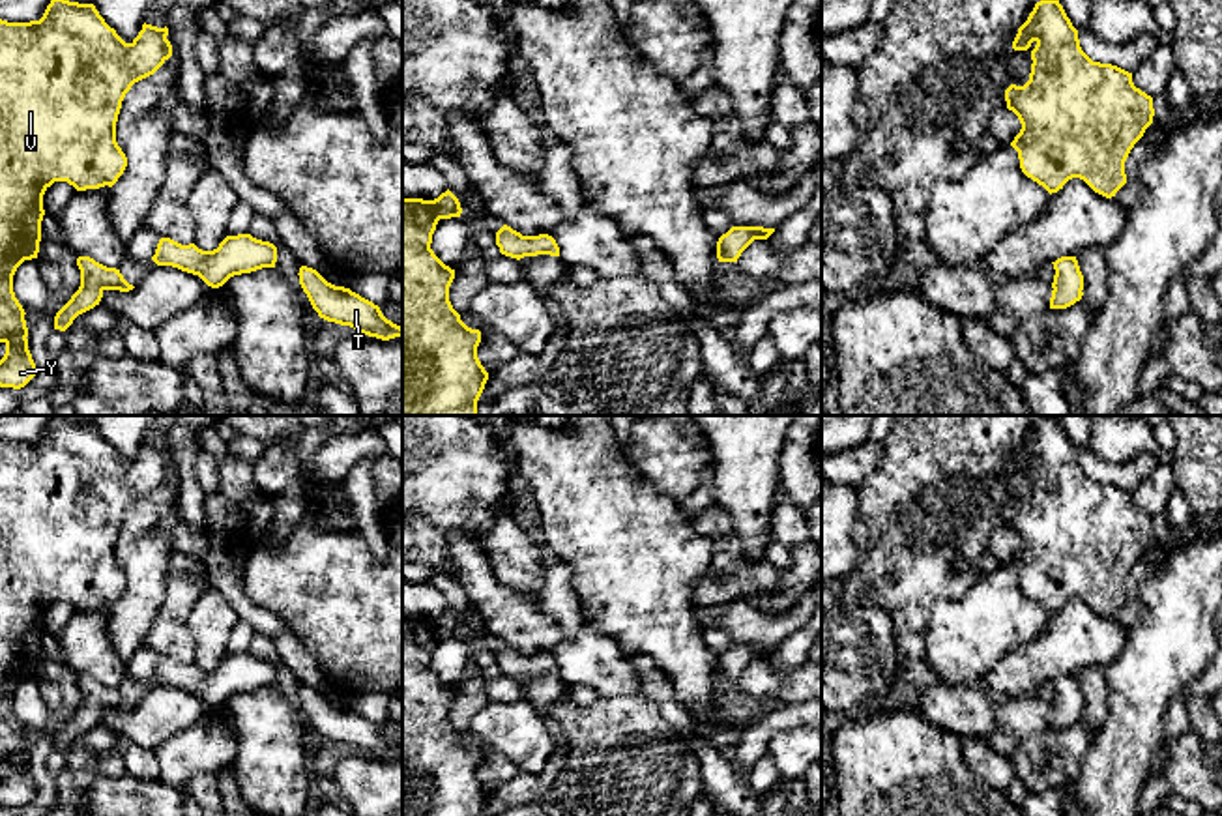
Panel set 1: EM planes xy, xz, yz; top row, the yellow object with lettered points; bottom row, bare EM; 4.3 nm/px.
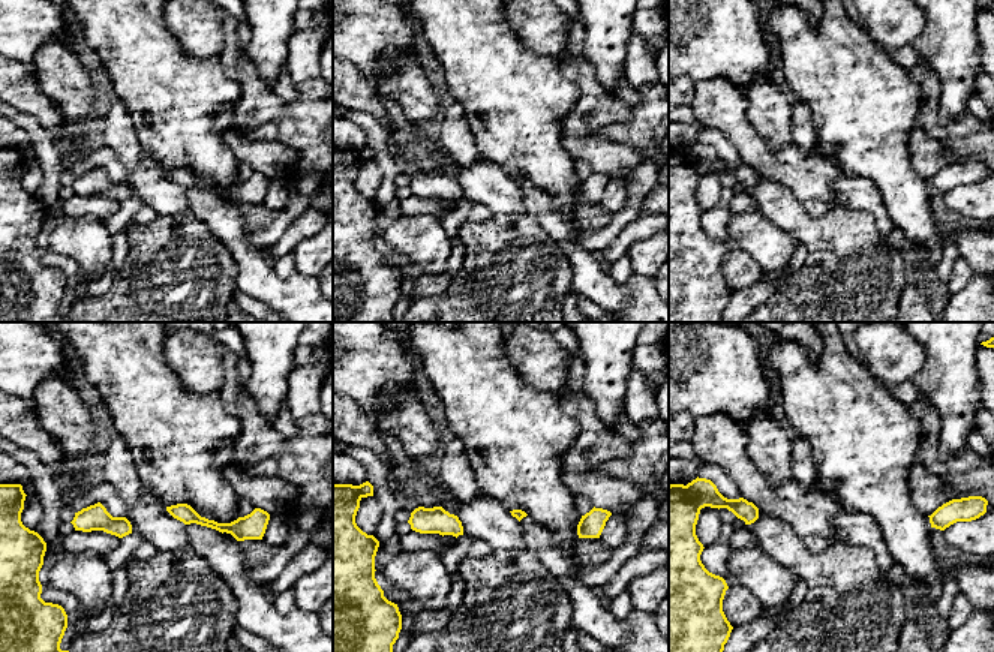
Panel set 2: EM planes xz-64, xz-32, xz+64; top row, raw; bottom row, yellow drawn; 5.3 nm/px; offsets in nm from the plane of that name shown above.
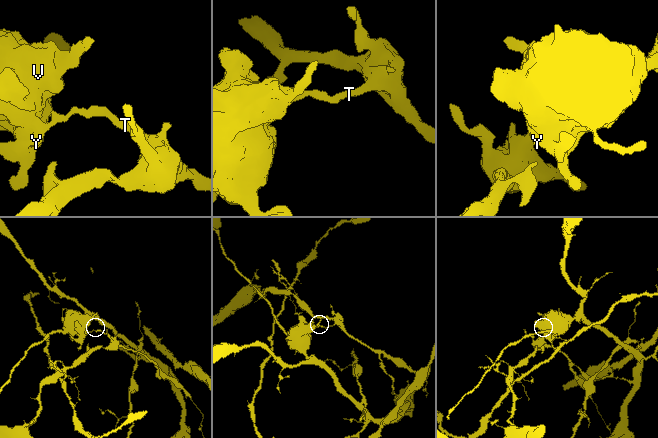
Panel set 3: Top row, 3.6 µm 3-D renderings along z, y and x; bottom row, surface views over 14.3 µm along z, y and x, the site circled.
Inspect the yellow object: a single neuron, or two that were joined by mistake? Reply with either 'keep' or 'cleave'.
cleave

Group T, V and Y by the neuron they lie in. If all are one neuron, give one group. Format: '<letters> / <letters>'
T / V Y

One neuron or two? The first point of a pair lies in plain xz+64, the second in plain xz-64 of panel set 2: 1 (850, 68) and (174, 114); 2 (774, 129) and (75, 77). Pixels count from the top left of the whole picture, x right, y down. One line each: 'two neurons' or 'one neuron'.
1: one neuron
2: one neuron

